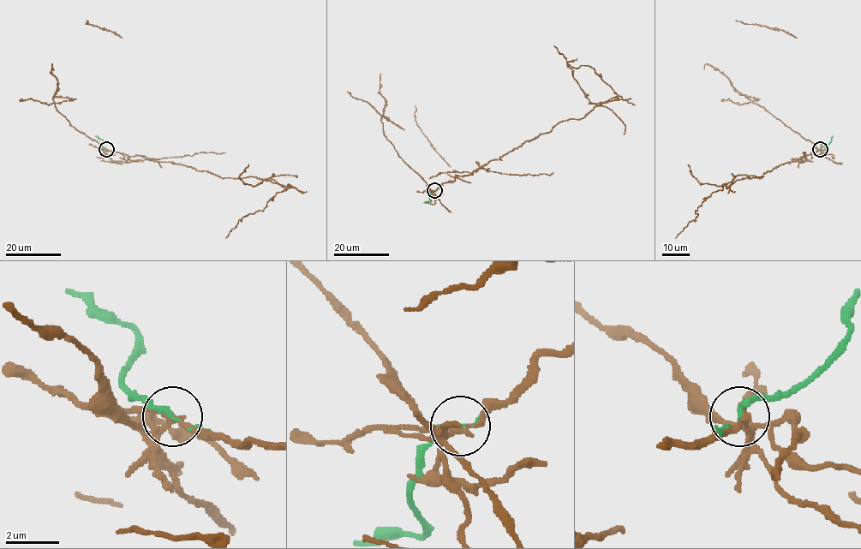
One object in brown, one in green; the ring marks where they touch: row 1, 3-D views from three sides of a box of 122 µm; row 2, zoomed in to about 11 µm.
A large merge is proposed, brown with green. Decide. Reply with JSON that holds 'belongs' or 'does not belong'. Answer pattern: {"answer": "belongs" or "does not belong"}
{"answer": "does not belong"}

